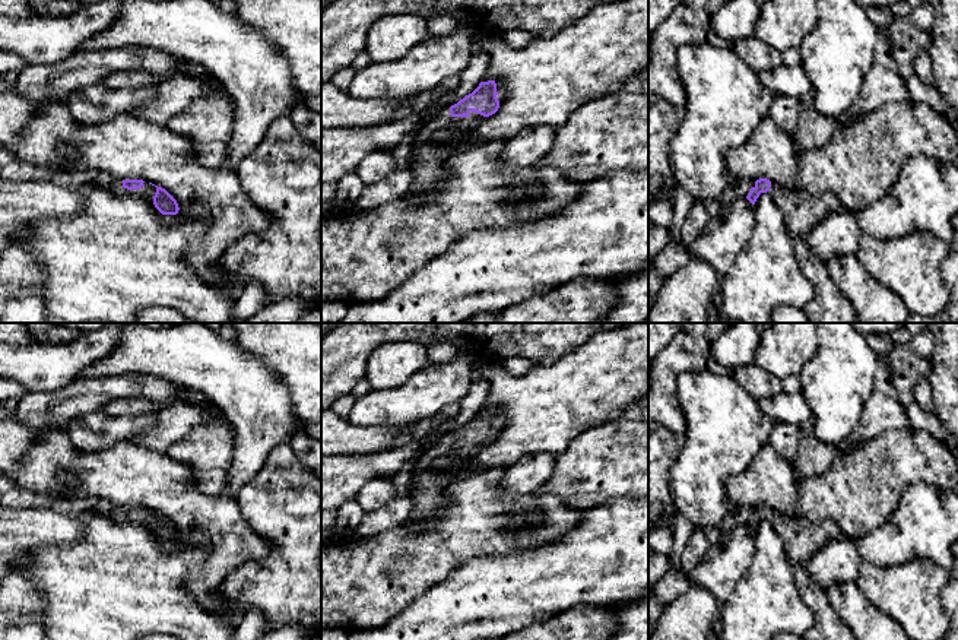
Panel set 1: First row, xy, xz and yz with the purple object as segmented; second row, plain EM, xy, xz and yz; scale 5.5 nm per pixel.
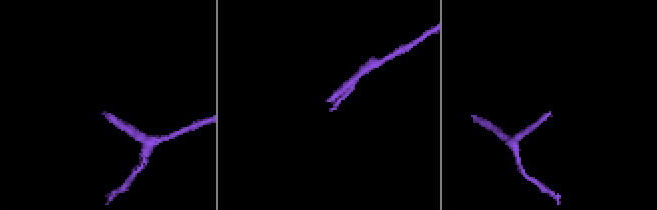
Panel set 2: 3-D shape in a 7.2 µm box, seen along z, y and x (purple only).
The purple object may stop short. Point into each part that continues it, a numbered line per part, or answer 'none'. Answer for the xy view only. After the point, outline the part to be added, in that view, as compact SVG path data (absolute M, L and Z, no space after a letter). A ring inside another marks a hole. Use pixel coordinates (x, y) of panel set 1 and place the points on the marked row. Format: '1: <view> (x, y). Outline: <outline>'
1: xy (148, 190). Outline: M114 180L108 188L118 196L124 196L124 194L137 194L137 196L143 196L149 203L153 203L153 196L156 193L156 187L149 184L147 181L143 183L143 186L137 190L127 190L123 187L123 180Z

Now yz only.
1: yz (802, 211). Outline: M771 183L767 193L781 210L793 238L808 237L828 213L846 210L834 194L816 196L799 186L784 187Z

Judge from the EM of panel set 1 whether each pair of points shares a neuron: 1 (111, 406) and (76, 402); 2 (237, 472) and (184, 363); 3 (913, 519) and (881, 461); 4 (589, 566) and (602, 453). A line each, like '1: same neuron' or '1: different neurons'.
1: different neurons
2: same neuron
3: different neurons
4: different neurons

